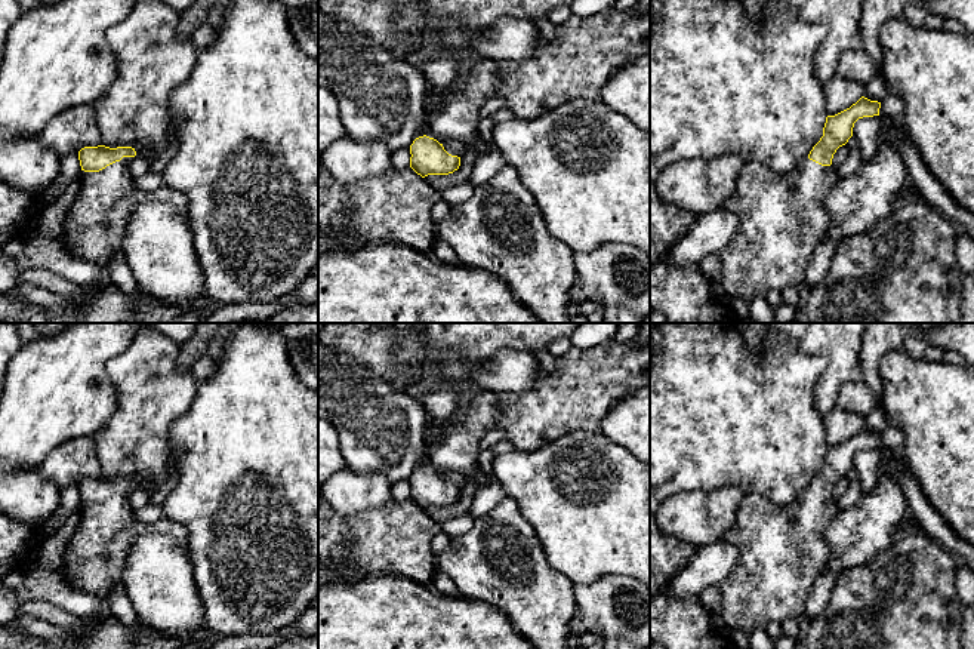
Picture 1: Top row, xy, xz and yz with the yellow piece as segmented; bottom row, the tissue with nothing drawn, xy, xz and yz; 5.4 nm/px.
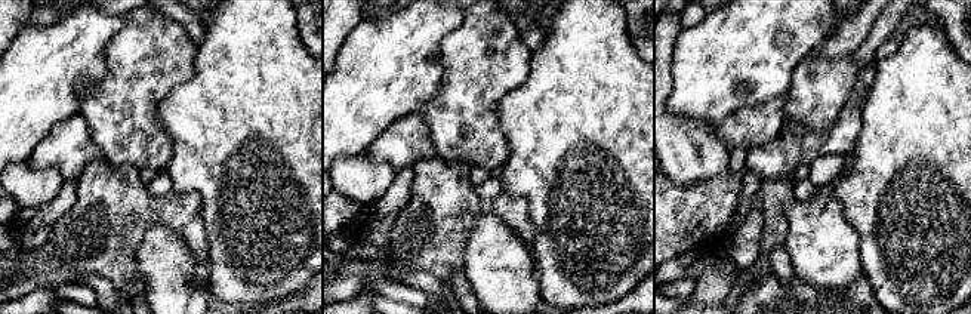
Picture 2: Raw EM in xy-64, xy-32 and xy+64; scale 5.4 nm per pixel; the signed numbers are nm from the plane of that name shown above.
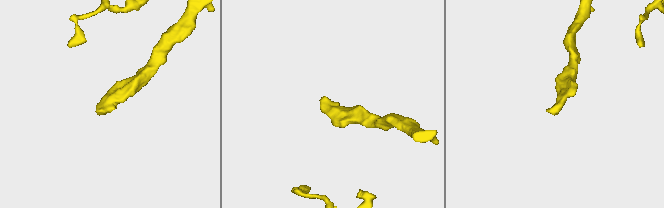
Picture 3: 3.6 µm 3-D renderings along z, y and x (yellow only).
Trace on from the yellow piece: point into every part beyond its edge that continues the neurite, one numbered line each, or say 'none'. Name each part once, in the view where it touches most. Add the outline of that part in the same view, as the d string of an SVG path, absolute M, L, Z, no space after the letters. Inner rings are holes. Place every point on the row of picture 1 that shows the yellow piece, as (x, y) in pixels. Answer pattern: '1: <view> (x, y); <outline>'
1: xy (93, 230); M123 157L99 172L80 172L80 191L62 224L62 234L58 237L70 256L107 268L114 255L123 253L127 224L136 206L147 202L167 203L188 221L188 197L167 185L161 185L151 193L139 190L129 170L132 159Z

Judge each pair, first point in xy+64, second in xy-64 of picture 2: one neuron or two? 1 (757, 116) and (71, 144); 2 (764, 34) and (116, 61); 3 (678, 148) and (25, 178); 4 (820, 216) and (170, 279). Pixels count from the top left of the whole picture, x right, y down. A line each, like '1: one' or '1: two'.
1: one
2: two
3: one
4: one

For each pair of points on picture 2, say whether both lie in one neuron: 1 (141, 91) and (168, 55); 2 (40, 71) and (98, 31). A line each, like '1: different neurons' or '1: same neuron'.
1: same neuron
2: same neuron

